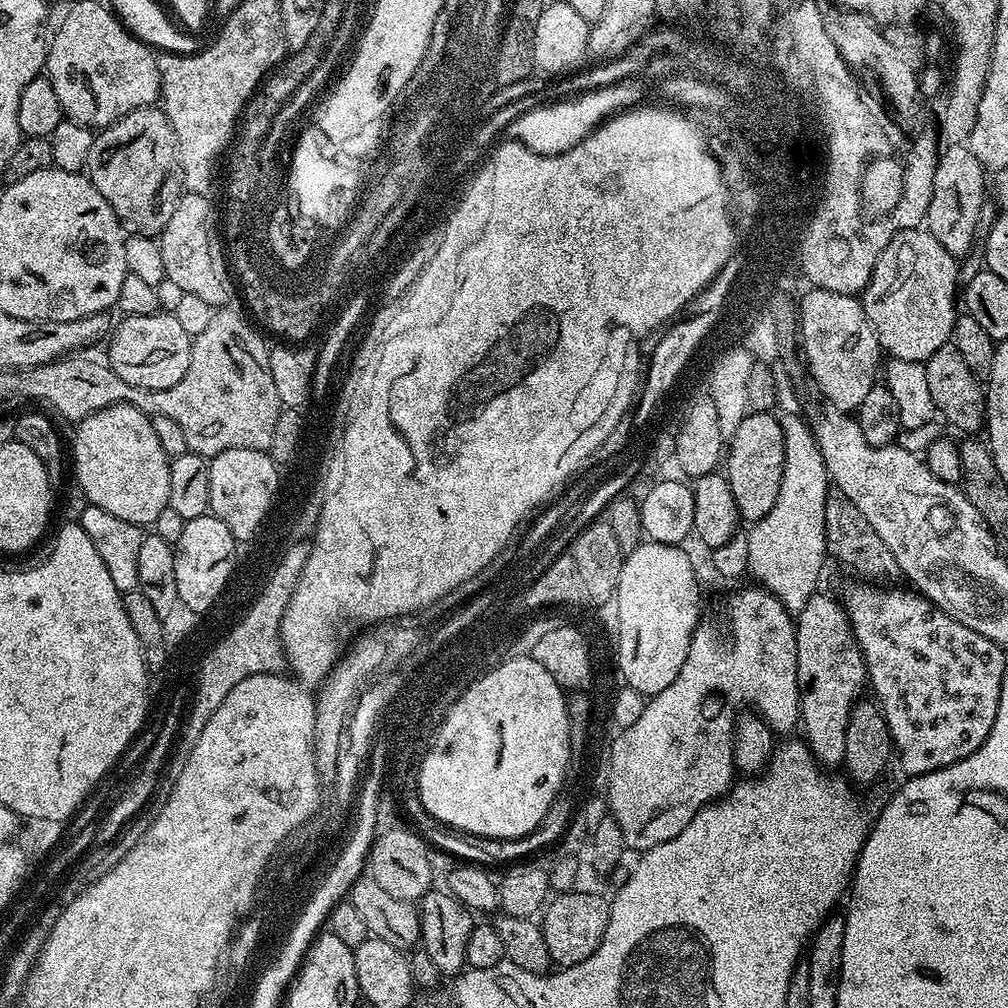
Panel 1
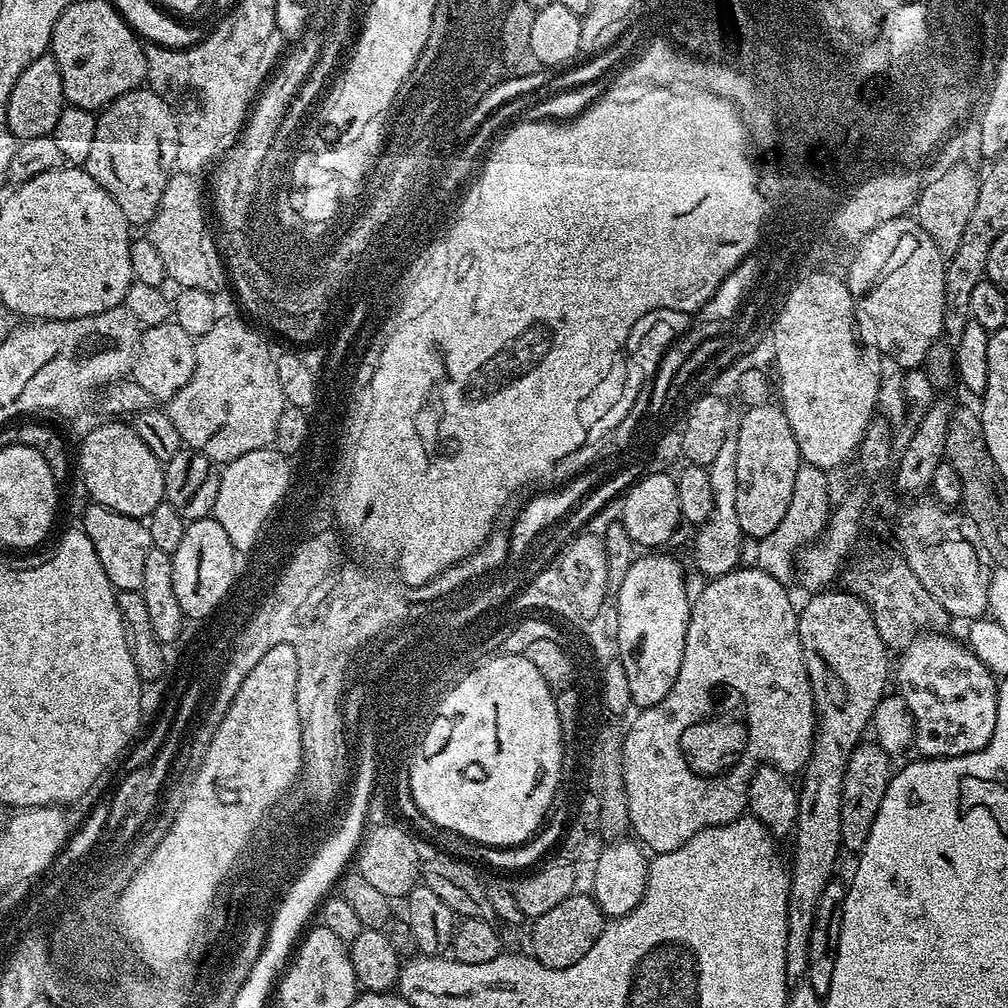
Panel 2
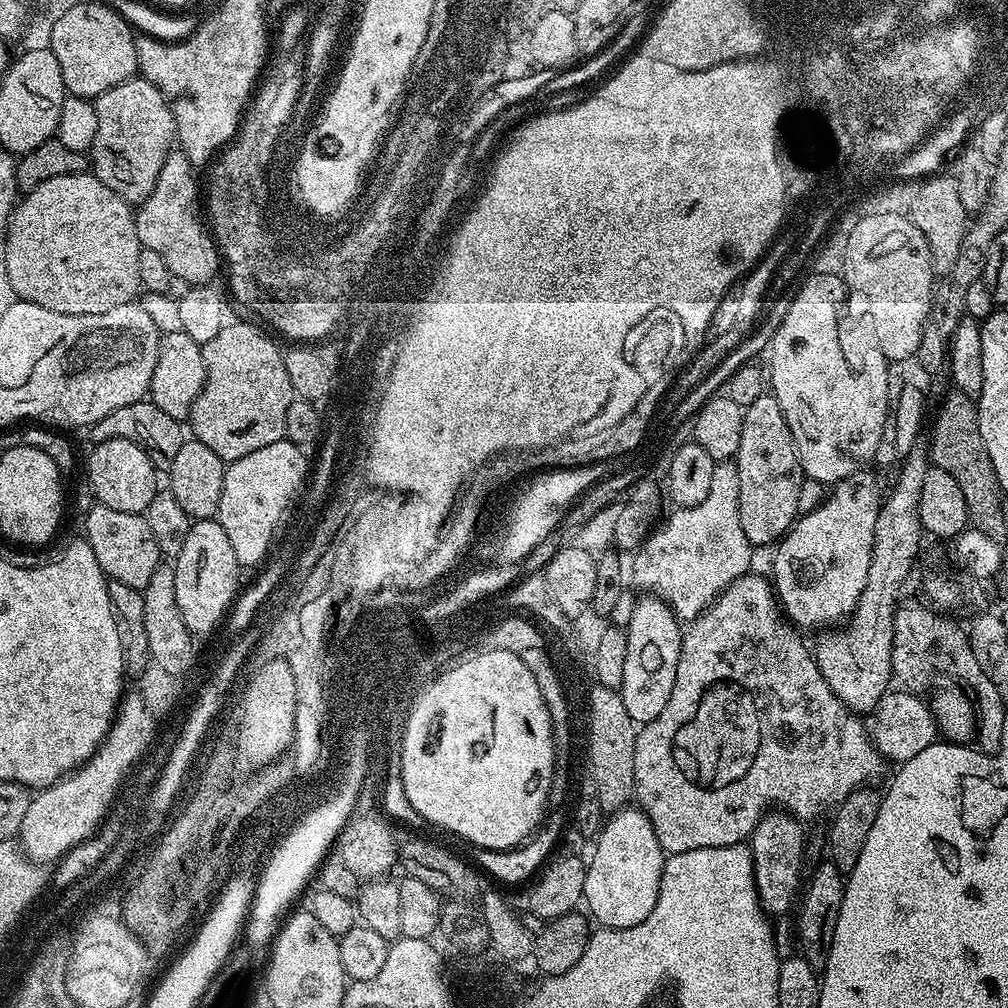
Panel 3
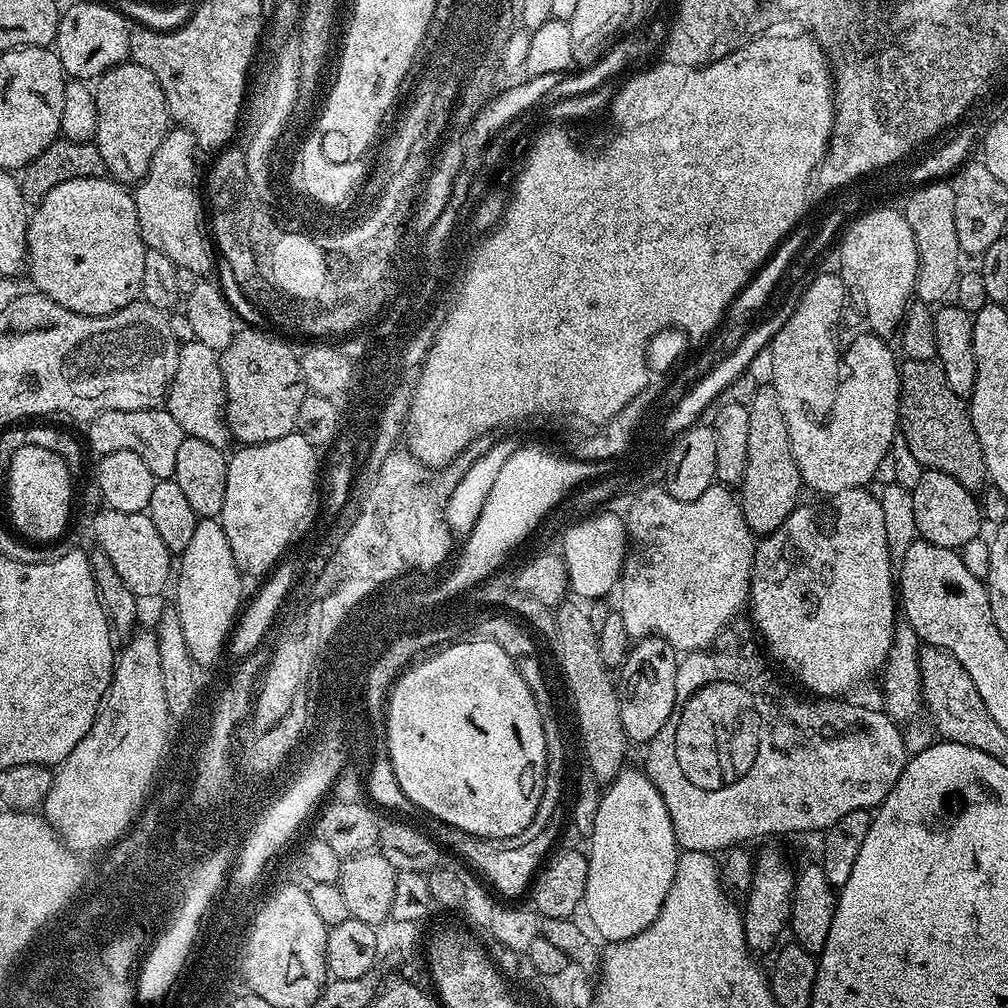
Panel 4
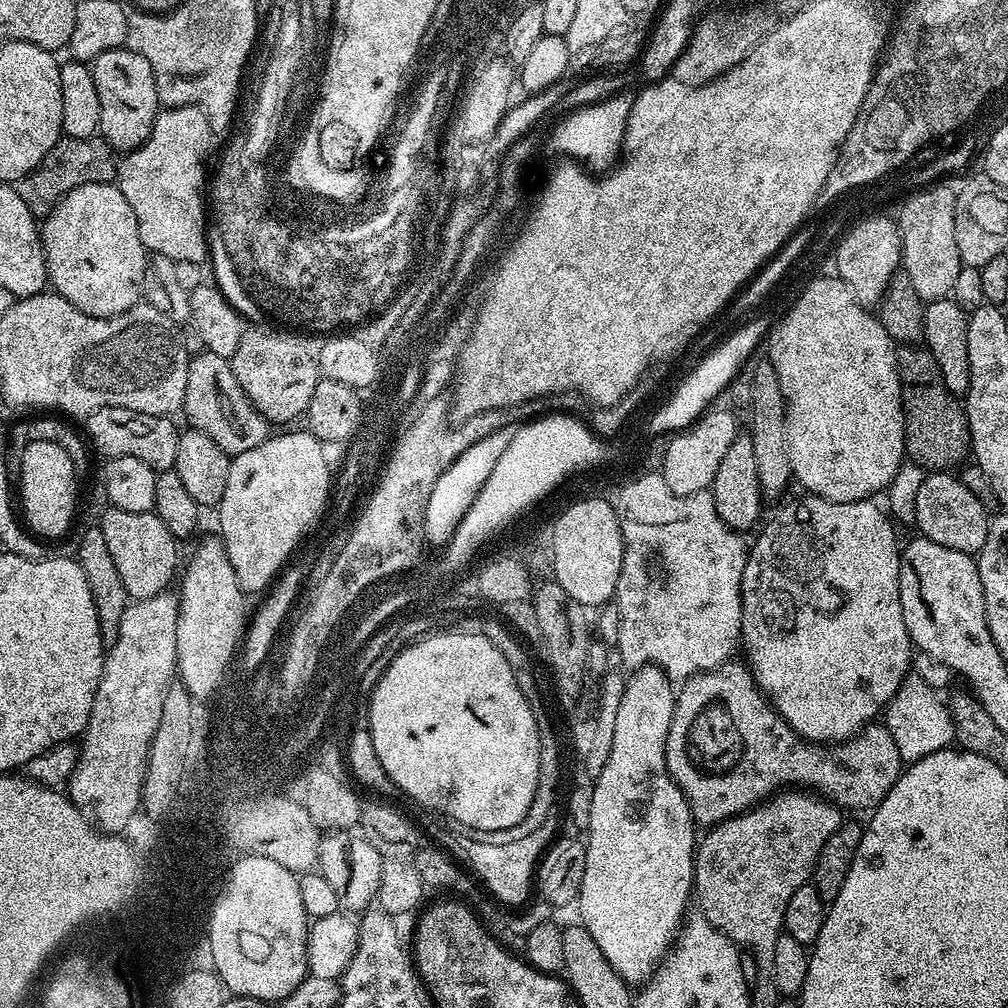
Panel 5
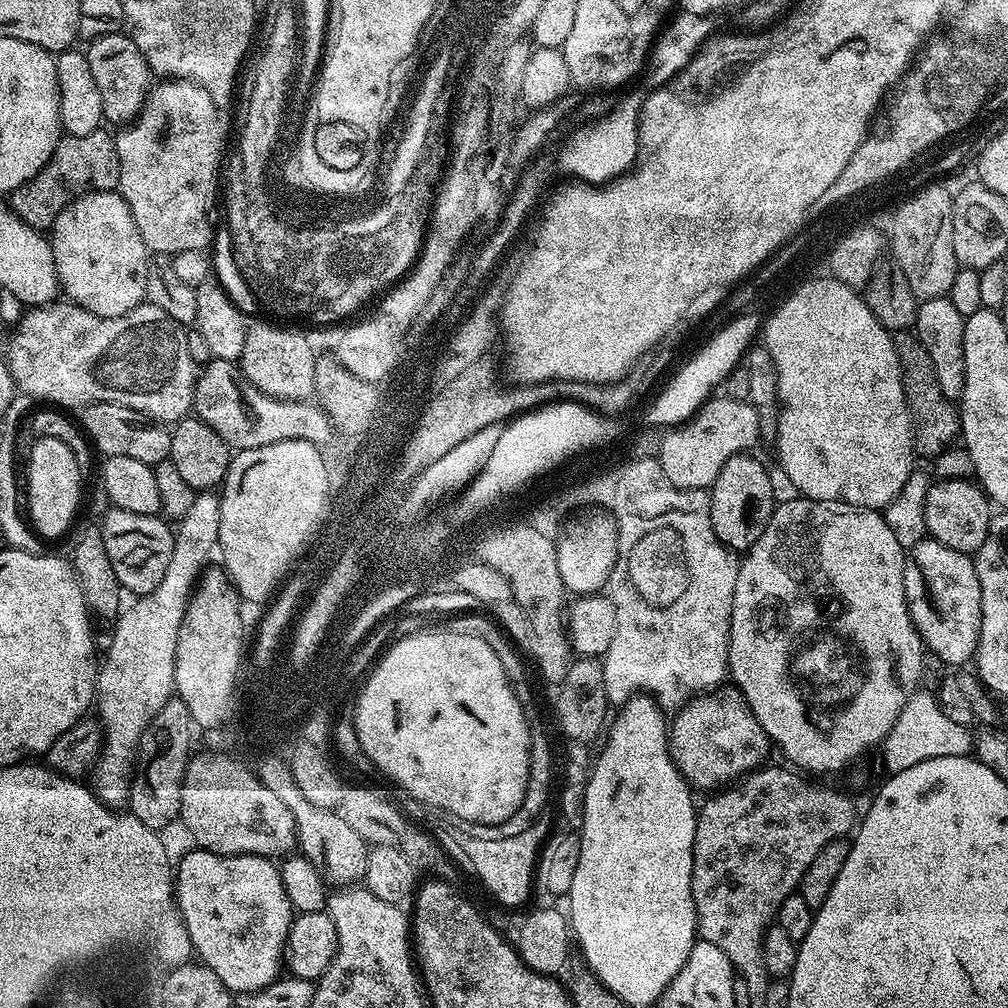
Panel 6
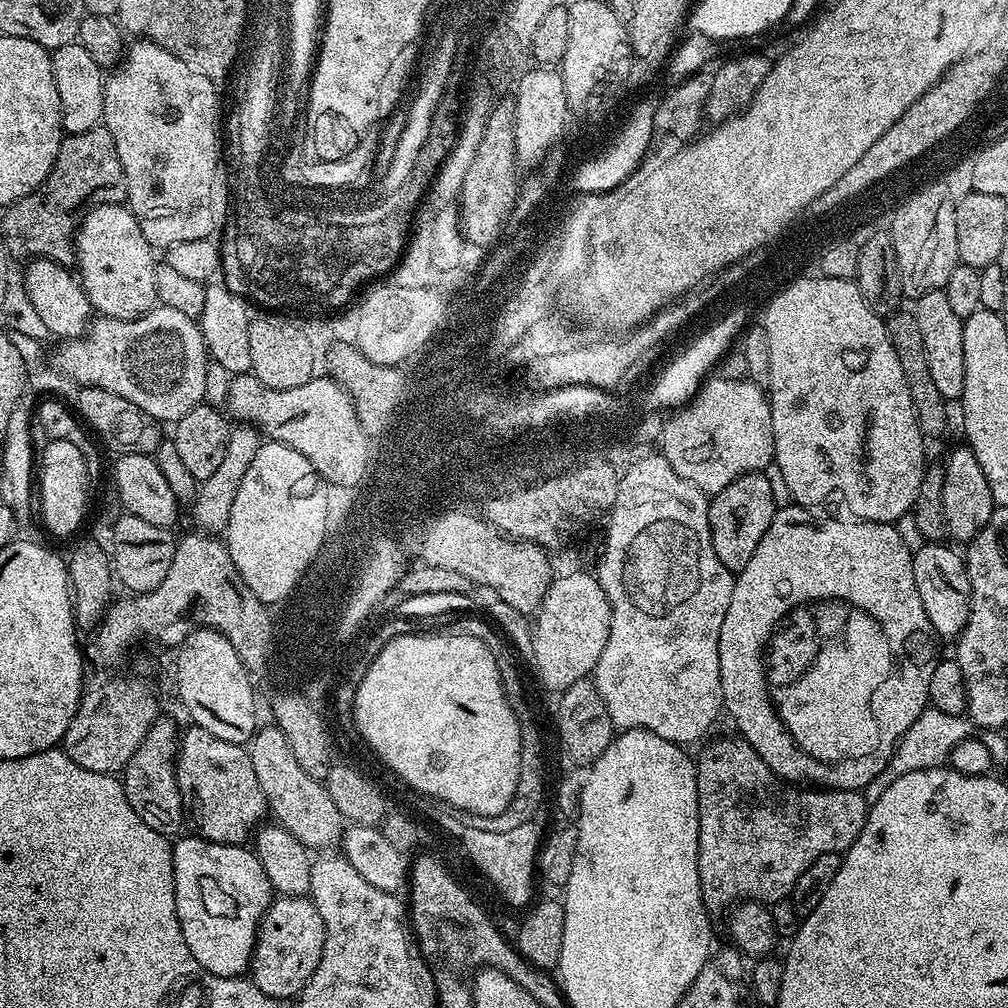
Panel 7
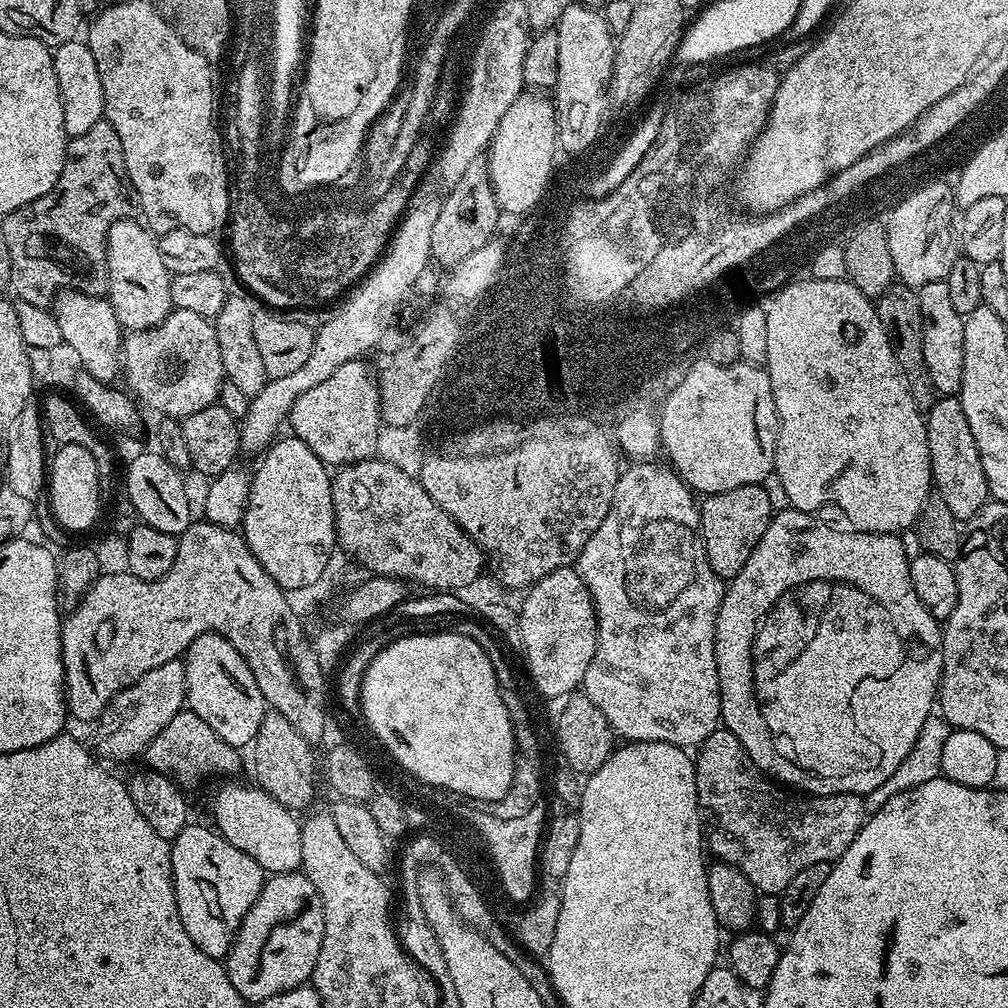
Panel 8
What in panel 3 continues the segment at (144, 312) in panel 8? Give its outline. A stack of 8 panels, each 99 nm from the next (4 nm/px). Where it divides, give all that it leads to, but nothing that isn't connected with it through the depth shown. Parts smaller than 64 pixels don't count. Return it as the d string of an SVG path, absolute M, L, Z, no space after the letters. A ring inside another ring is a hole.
M88 172L46 178L42 186L23 193L3 240L4 272L13 297L46 306L46 310L58 310L58 314L106 314L114 306L133 303L141 291L138 278L141 246L133 209L123 197Z

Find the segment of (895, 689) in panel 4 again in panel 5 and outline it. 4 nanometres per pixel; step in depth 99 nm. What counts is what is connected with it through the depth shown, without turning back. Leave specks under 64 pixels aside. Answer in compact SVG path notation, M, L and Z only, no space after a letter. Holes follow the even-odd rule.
M916 672L909 673L898 693L888 703L884 711L884 725L894 738L901 761L906 764L940 752L955 739L955 724L947 703L943 703L937 692Z

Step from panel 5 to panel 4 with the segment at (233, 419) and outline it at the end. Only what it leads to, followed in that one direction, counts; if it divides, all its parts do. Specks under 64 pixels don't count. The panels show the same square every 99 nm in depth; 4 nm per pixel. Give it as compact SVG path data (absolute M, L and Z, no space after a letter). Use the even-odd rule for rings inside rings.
M197 340L180 344L178 368L168 387L166 407L169 414L182 426L185 436L202 438L202 442L210 442L210 446L221 450L230 444L230 433L226 419L226 390L224 375L220 369L220 357L210 346Z

